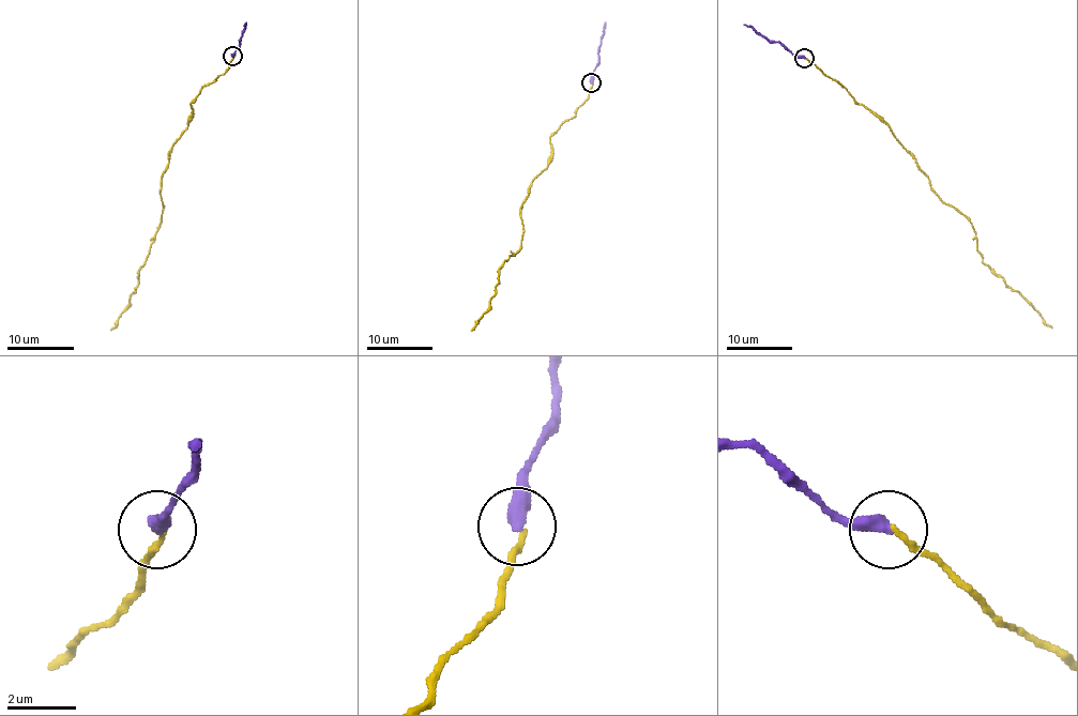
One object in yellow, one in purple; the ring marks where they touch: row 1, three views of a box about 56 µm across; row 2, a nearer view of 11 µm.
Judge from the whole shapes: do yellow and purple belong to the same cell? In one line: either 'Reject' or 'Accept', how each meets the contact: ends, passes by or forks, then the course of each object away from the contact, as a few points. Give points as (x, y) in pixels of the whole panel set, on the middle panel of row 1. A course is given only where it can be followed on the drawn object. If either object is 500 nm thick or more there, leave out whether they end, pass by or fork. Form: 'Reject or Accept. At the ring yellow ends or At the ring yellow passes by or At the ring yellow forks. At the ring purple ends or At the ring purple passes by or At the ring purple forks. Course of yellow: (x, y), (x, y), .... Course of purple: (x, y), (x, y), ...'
Accept. At the ring yellow ends. At the ring purple ends. Course of yellow: (592, 84), (589, 97), (550, 141), (551, 161), (520, 207), (520, 248), (499, 271), (489, 308), (471, 330). Course of purple: (591, 82), (606, 21)

